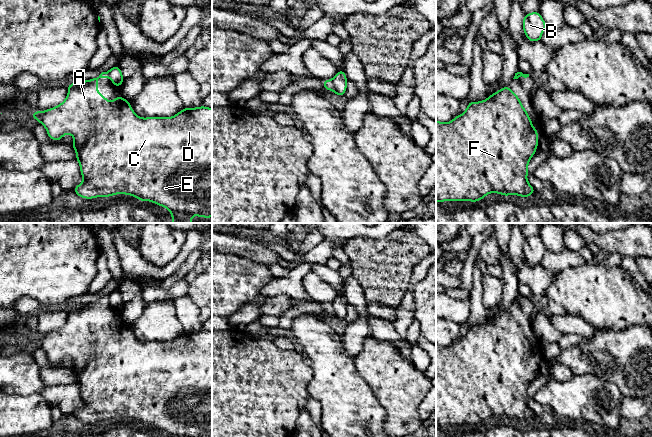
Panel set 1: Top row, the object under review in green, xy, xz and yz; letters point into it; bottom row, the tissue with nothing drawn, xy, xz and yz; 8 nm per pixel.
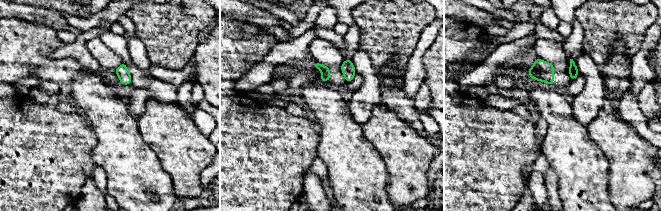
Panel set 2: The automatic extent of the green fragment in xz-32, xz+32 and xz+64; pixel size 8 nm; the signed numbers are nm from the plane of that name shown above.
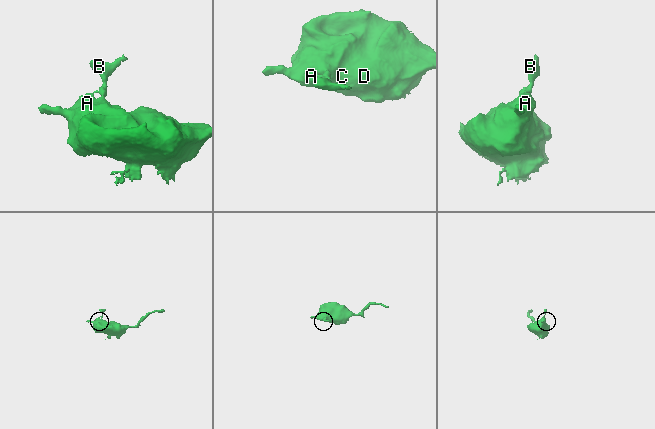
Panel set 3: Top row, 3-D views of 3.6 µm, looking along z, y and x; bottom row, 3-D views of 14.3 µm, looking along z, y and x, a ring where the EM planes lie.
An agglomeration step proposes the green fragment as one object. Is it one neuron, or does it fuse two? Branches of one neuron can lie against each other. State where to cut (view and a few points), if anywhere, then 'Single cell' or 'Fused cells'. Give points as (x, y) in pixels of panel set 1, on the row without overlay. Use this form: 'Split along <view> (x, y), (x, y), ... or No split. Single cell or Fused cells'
Split along xz (330, 304), (335, 315). Fused cells

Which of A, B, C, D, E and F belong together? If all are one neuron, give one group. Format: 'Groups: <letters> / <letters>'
Groups: A C D E F / B

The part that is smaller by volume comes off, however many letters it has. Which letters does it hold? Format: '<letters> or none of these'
B

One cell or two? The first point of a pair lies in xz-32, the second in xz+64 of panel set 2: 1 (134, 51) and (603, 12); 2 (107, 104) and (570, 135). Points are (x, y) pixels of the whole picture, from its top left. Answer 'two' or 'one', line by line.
1: two
2: one

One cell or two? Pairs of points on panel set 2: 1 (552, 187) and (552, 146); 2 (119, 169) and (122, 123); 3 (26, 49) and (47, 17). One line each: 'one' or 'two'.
1: two
2: one
3: two

